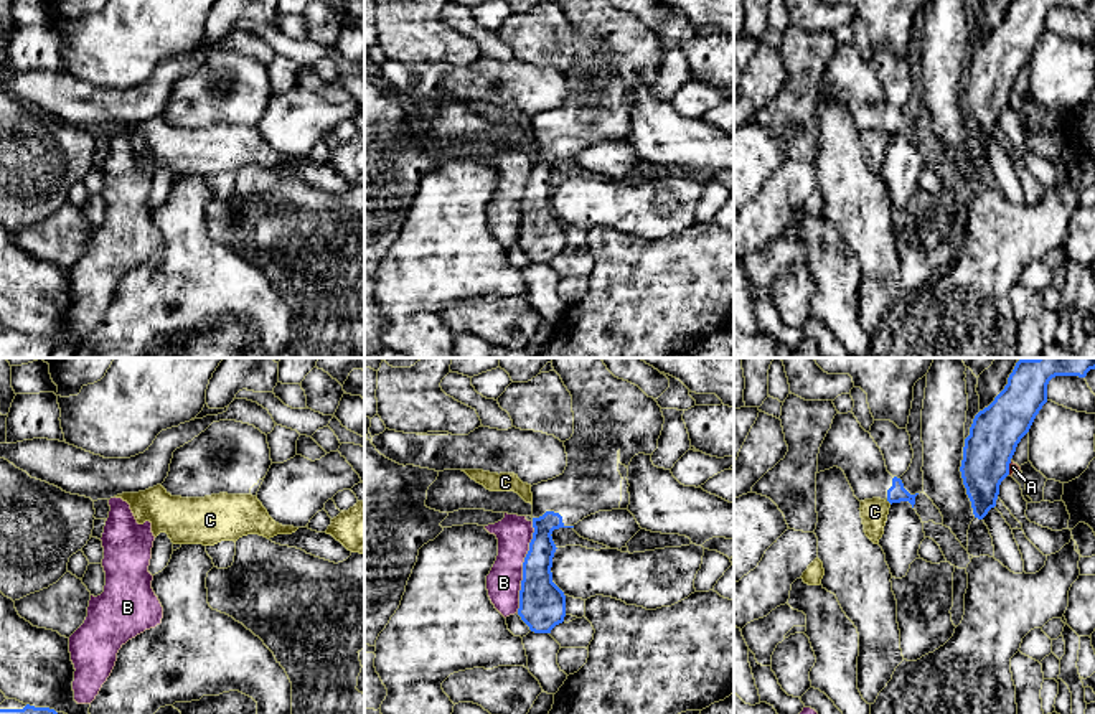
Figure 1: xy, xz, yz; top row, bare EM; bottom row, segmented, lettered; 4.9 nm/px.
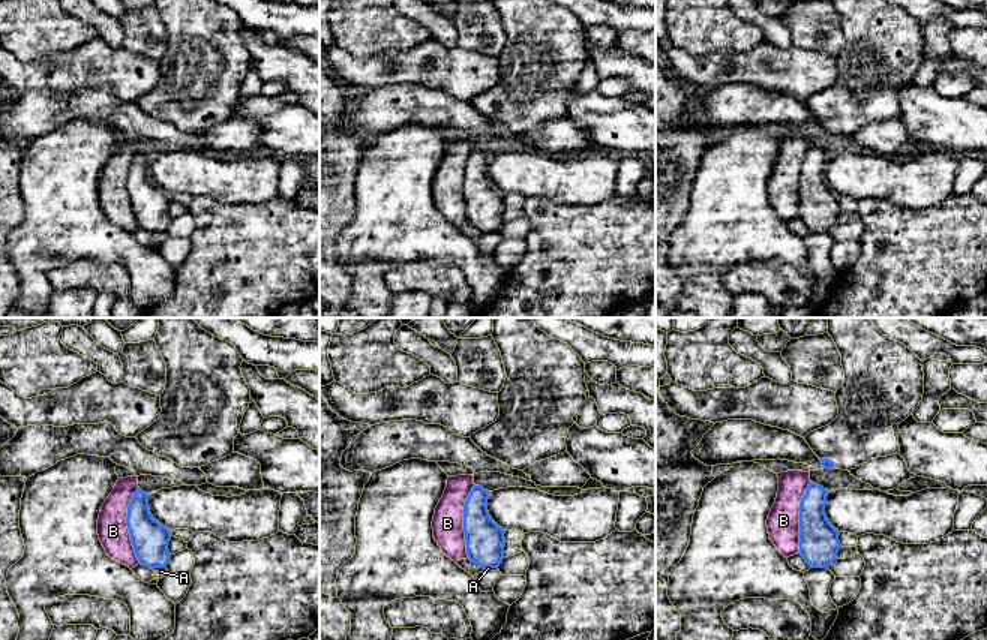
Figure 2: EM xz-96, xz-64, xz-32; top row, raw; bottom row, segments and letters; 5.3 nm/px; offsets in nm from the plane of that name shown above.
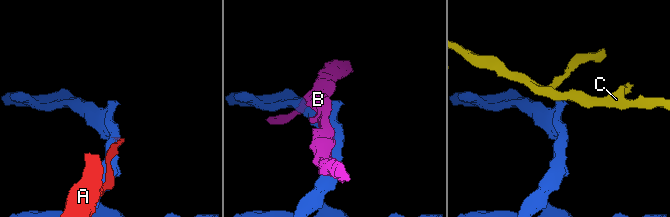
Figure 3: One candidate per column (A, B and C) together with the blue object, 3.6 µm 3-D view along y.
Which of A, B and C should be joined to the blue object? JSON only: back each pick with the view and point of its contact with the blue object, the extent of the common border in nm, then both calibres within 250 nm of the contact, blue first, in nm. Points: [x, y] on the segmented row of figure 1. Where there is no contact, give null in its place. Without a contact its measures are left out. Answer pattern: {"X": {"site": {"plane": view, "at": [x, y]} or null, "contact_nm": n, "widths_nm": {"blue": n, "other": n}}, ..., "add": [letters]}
{"add": []}

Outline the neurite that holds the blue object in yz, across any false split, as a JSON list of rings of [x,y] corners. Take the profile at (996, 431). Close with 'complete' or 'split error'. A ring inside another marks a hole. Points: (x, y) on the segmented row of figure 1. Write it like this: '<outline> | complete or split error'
[[[1022,358],[1016,363],[1004,389],[975,416],[970,435],[965,439],[960,467],[975,518],[983,519],[996,506],[999,485],[1009,475],[1009,463],[1016,447],[1047,402],[1049,381],[1055,376],[1085,378],[1090,369],[1095,369],[1095,358]]] | complete

